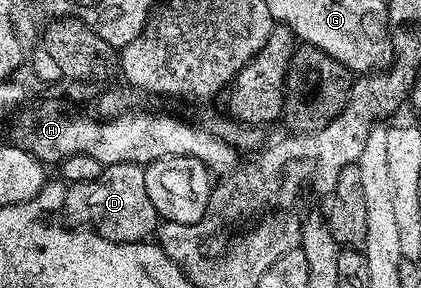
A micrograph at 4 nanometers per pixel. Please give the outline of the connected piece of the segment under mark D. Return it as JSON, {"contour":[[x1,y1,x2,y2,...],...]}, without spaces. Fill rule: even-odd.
{"contour":[[117,163,103,167,96,181,69,184,64,201,65,222,78,229,94,231,100,237,117,243,141,243,149,240,160,226,160,216,156,213,156,205,152,205,152,200,148,197,148,189,144,185,145,172,145,166,140,163]]}

